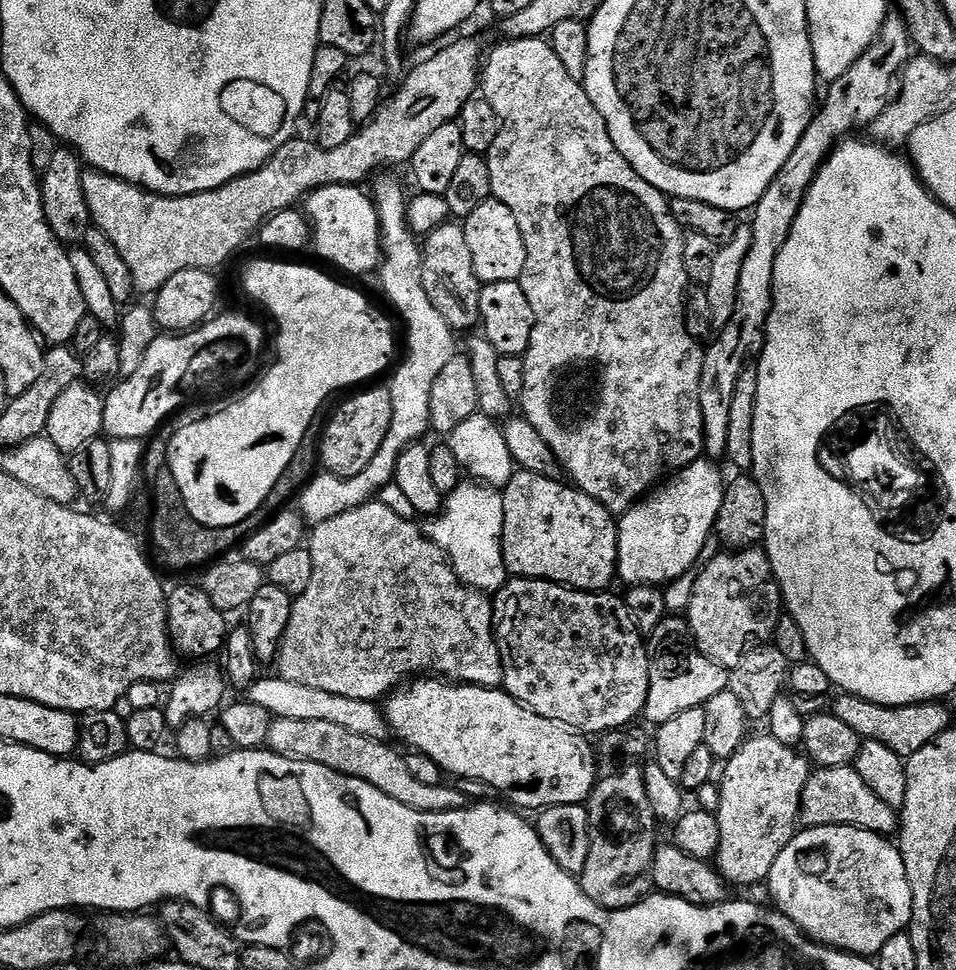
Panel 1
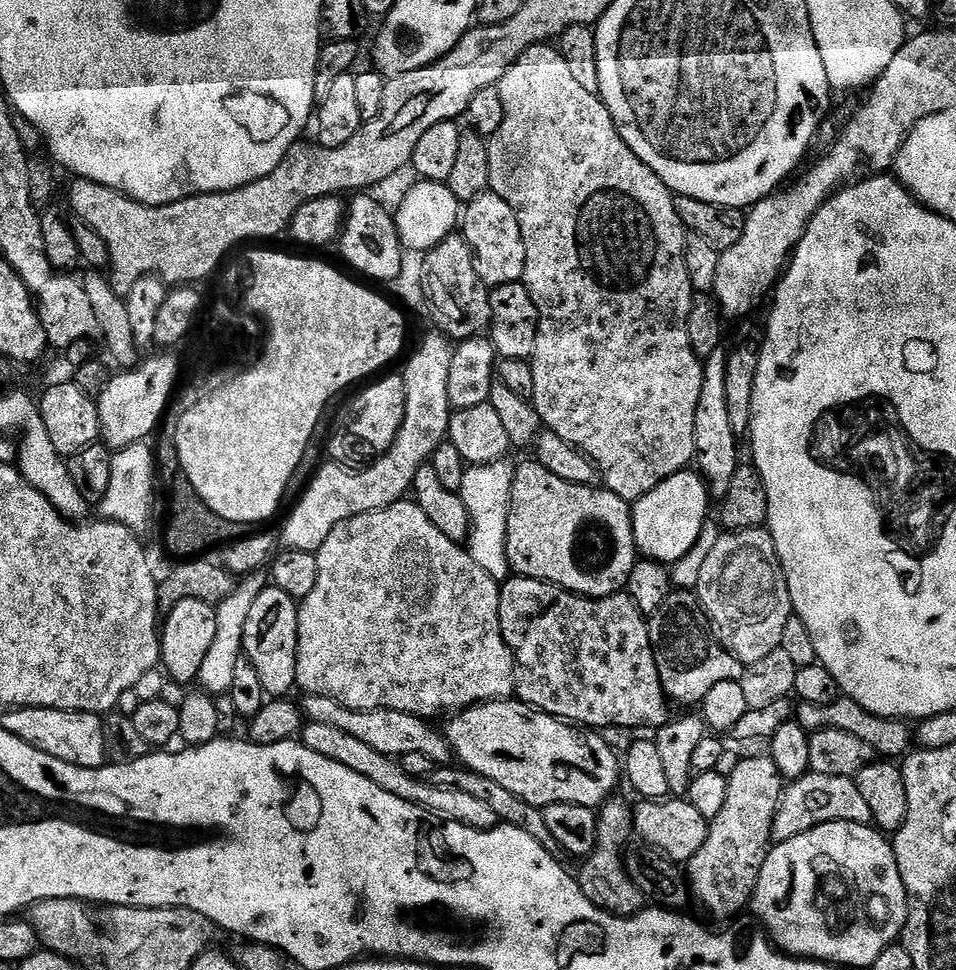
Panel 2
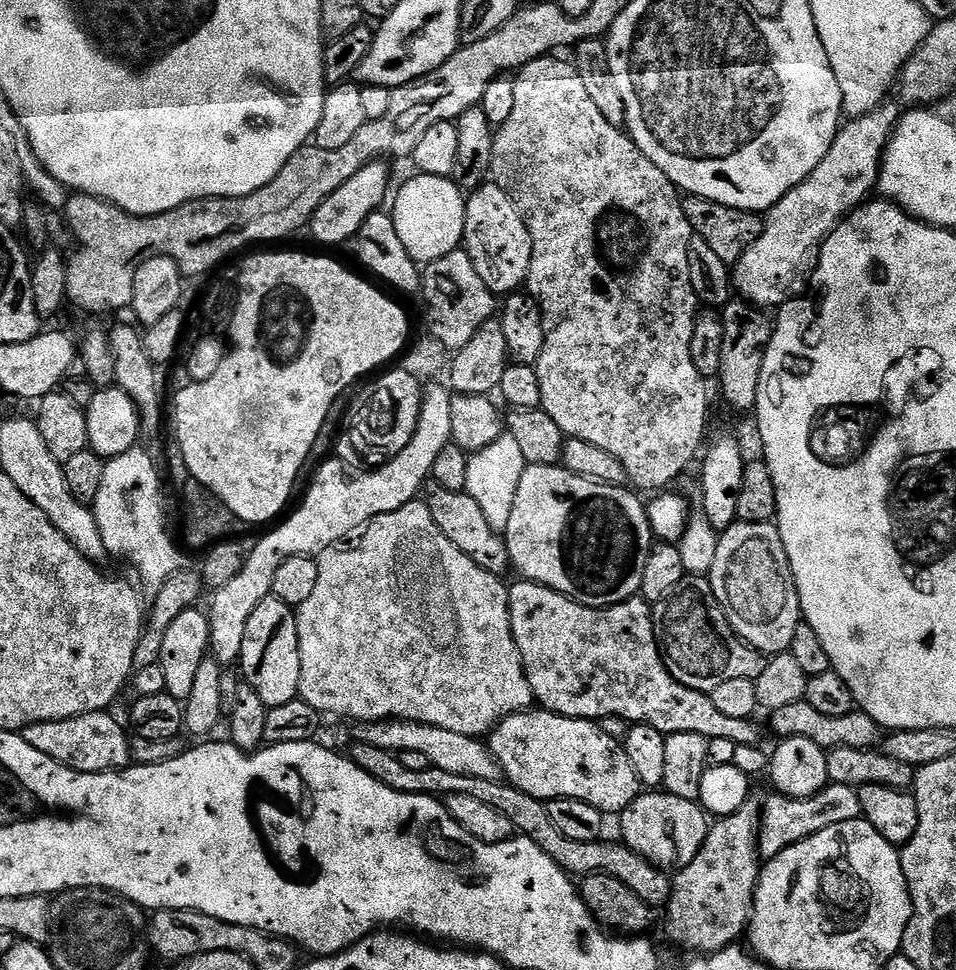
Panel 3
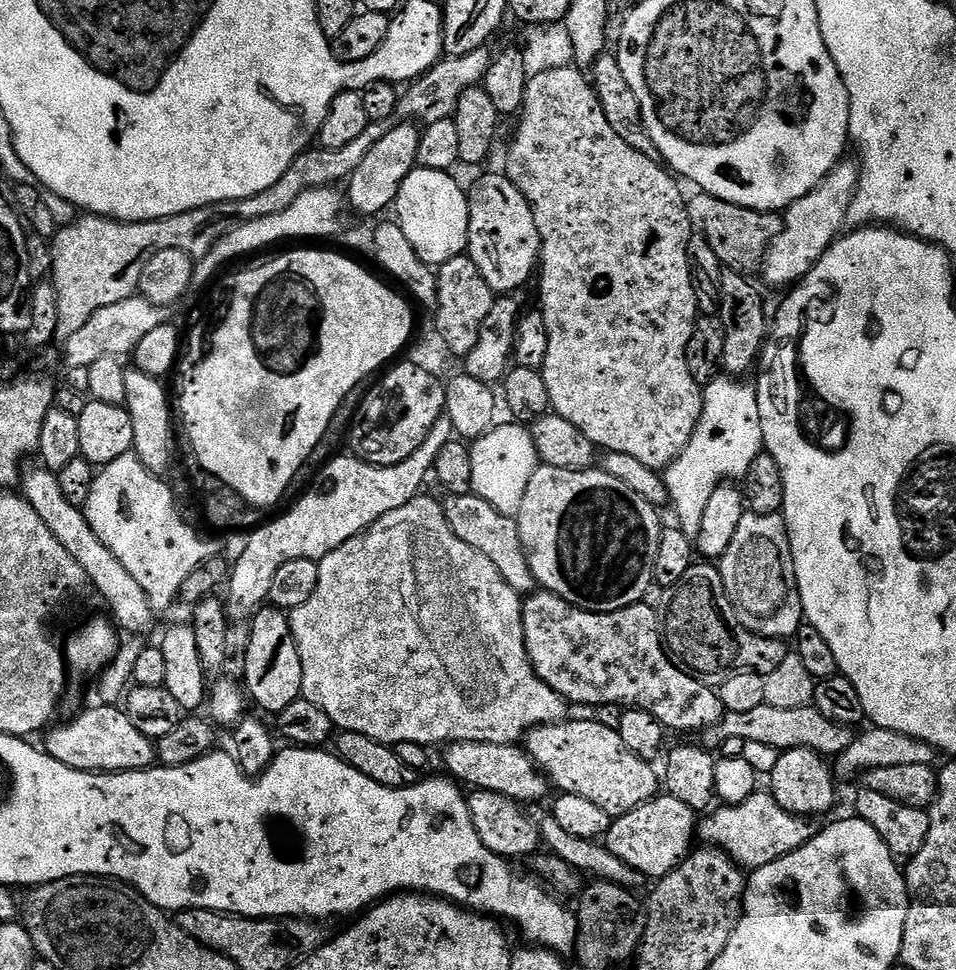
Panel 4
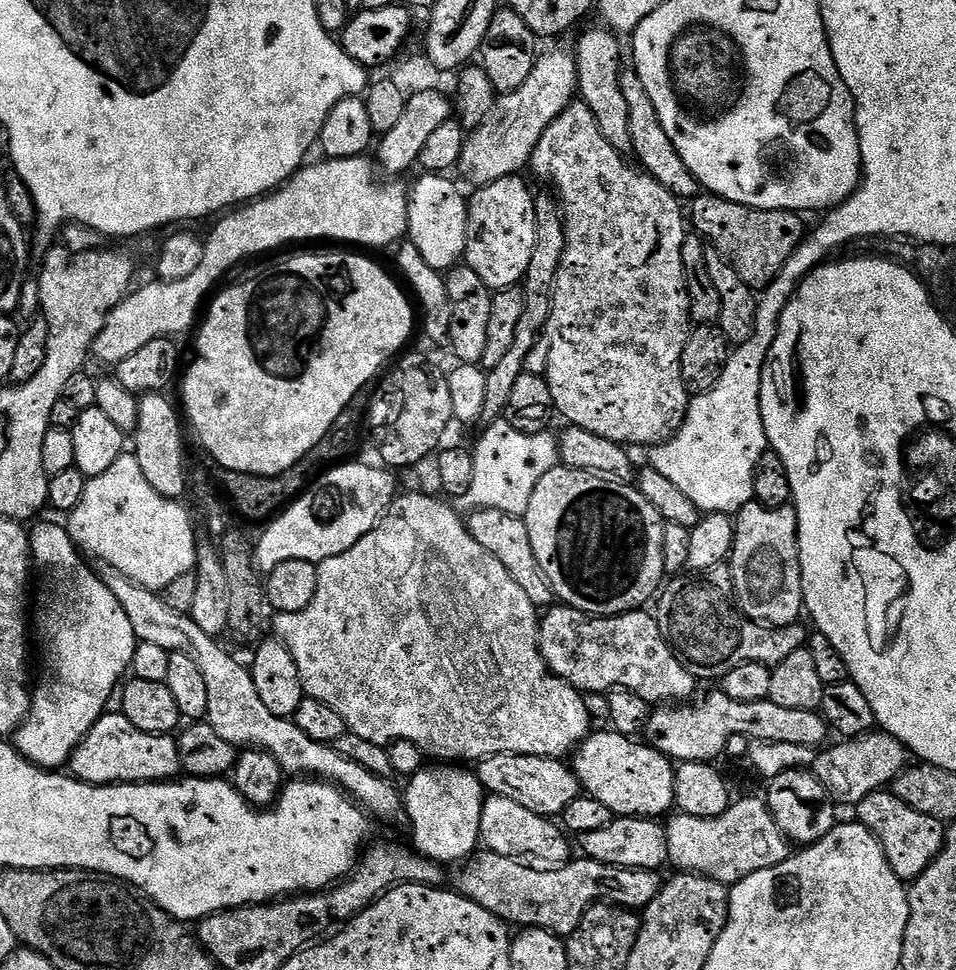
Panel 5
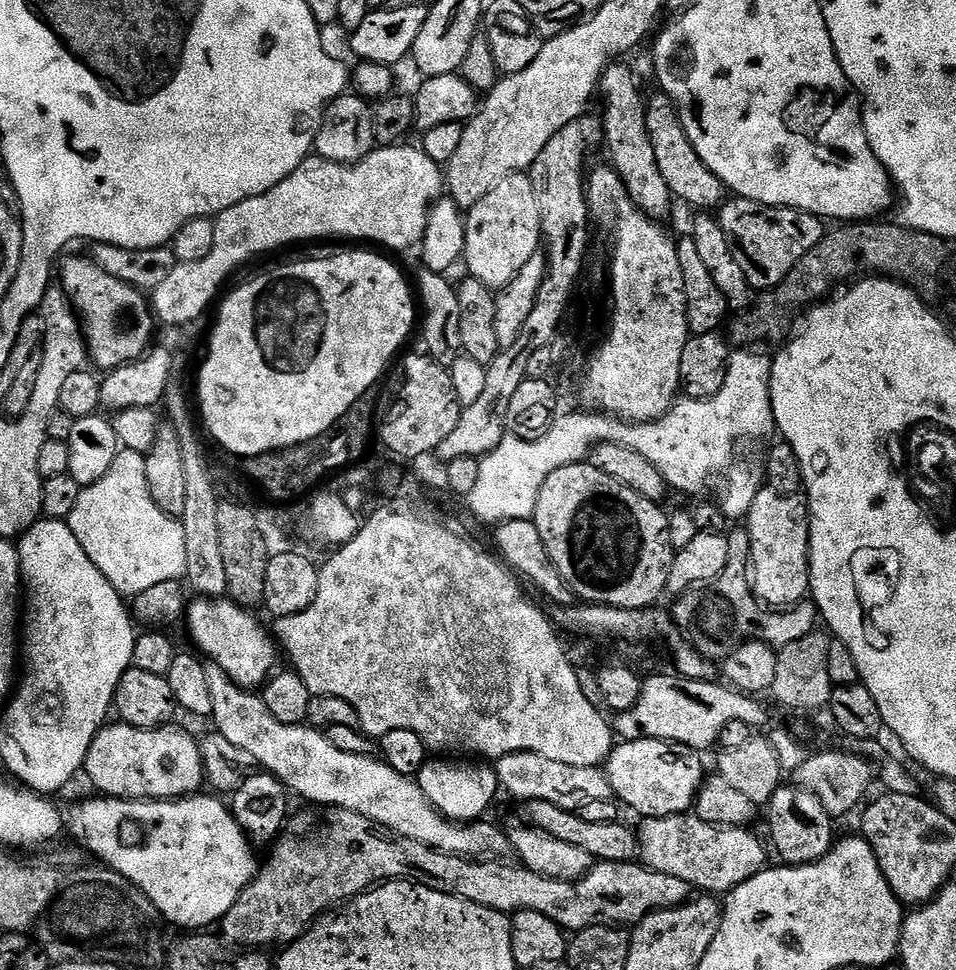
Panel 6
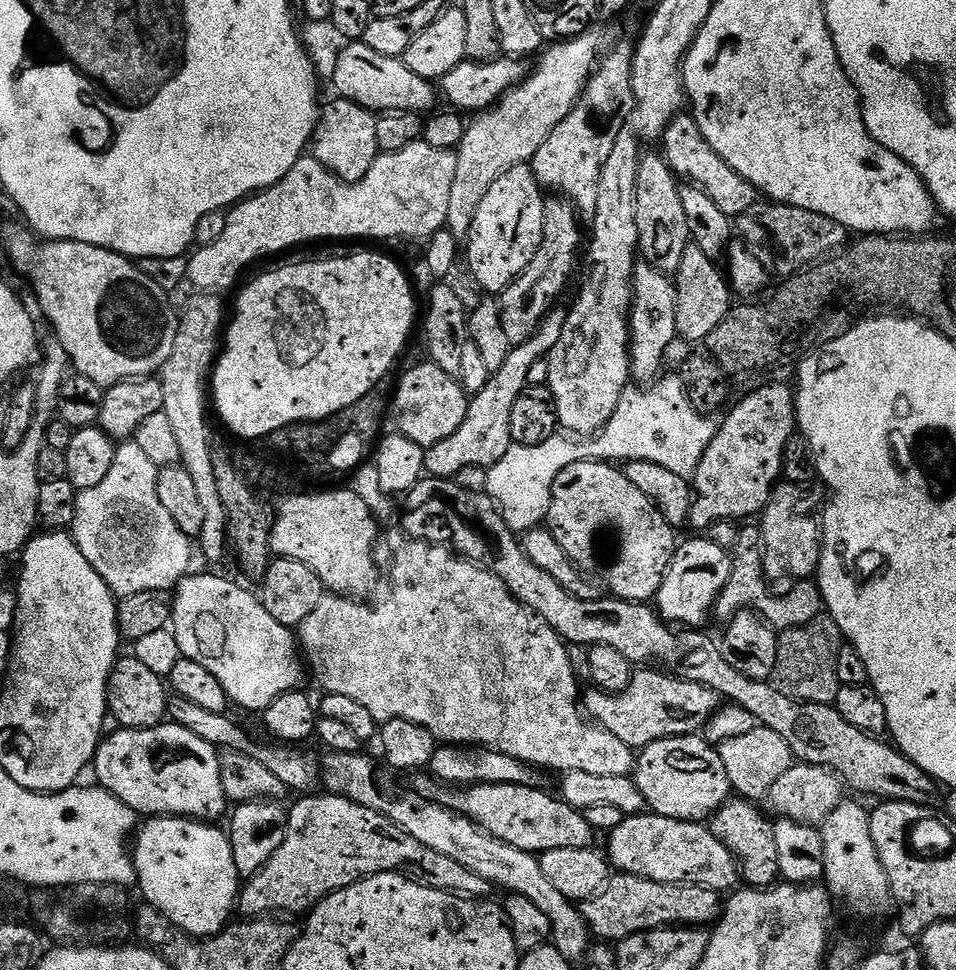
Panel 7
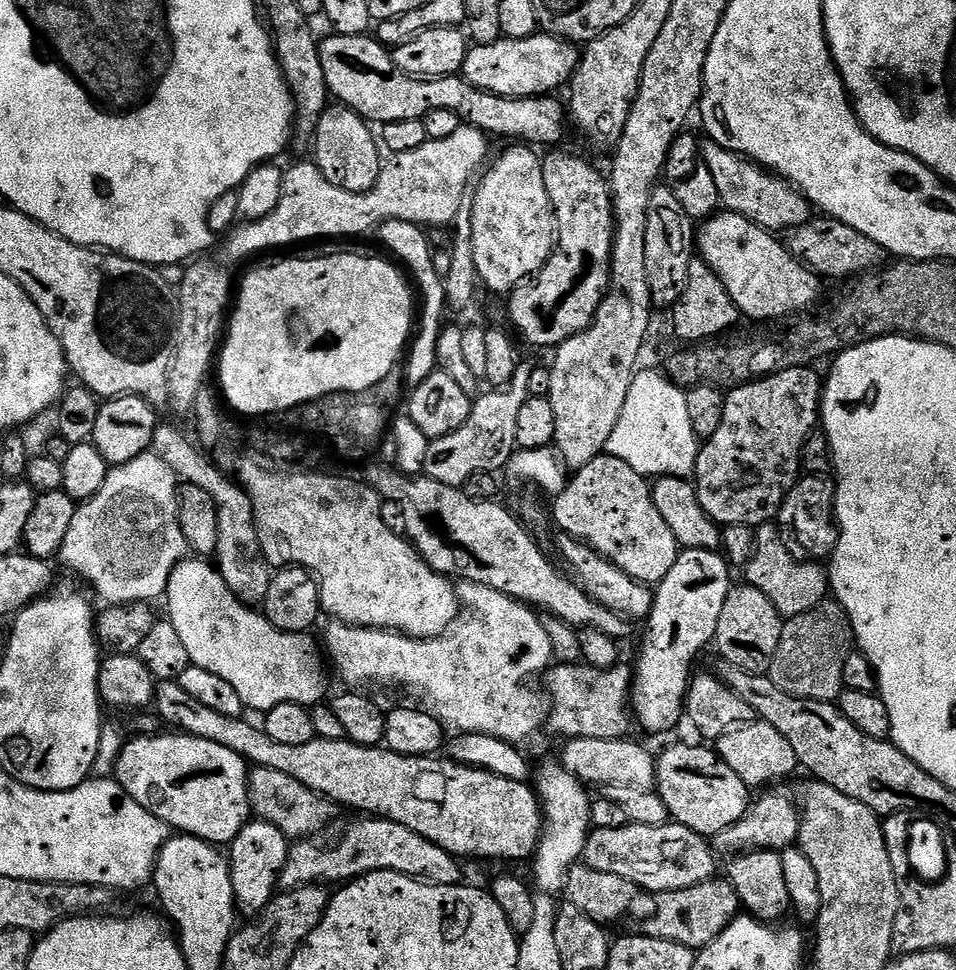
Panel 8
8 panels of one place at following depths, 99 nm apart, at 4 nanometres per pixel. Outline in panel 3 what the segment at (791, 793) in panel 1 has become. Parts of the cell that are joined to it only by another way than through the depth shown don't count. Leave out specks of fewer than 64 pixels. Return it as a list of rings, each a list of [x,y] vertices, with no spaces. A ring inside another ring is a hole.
[[[750,798],[739,806],[736,813],[719,817],[709,827],[702,850],[694,854],[694,862],[672,876],[672,893],[666,905],[666,913],[668,912],[668,936],[674,943],[681,944],[684,948],[693,948],[693,953],[696,954],[711,954],[733,947],[743,932],[745,935],[752,919],[752,902],[756,898],[756,883],[760,881],[762,867],[762,857],[758,851],[761,811],[761,801]]]

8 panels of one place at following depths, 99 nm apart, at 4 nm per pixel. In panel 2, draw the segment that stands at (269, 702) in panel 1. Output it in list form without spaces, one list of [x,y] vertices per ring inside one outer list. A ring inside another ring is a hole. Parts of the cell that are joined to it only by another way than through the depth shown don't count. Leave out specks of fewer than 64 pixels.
[[[305,695],[302,700],[302,711],[311,722],[322,722],[322,726],[335,726],[358,738],[365,746],[378,750],[378,754],[386,754],[393,758],[399,758],[406,754],[423,754],[430,758],[433,766],[444,766],[453,759],[452,748],[443,731],[438,727],[431,728],[429,721],[423,716],[406,714],[402,710],[390,710],[379,708],[378,710],[350,710],[338,702],[334,702],[325,696]]]

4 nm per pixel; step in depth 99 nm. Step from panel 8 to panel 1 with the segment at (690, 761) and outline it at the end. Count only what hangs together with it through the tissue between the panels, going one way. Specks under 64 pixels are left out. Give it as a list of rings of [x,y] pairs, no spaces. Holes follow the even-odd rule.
[[[416,678],[391,693],[383,701],[382,709],[391,735],[397,736],[405,749],[434,758],[449,777],[486,782],[501,797],[505,796],[505,801],[513,800],[508,802],[517,809],[543,810],[559,804],[584,804],[596,788],[596,752],[588,741],[591,739],[564,724],[542,718],[500,688],[458,684],[443,678]]]

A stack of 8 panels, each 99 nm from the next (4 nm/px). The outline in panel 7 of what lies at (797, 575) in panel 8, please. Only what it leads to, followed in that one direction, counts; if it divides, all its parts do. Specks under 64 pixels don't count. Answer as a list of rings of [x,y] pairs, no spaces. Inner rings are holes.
[[[759,527],[740,528],[738,542],[733,546],[730,553],[732,557],[732,569],[729,581],[717,597],[714,607],[714,616],[721,622],[727,622],[741,610],[755,610],[763,616],[773,628],[783,630],[785,628],[797,628],[814,622],[825,611],[824,599],[820,593],[819,583],[815,579],[795,581],[785,596],[768,596],[769,581],[764,575],[762,563],[762,541]]]

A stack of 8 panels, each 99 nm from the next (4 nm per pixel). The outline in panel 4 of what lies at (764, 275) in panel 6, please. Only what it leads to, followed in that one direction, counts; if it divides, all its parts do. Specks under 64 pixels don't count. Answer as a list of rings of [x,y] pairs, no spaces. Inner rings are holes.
[[[696,192],[687,199],[688,220],[693,229],[704,235],[712,250],[727,271],[754,275],[761,269],[764,256],[774,238],[784,229],[783,215],[777,212],[762,212],[740,207],[737,204],[714,198],[708,193]]]

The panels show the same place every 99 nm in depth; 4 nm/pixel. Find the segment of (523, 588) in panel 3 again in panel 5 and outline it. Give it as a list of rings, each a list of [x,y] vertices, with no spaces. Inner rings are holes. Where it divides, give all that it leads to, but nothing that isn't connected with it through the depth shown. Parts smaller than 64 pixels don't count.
[[[553,606],[540,616],[540,653],[553,676],[562,678],[582,694],[609,693],[614,688],[625,688],[653,706],[668,706],[673,702],[688,702],[697,695],[698,681],[688,671],[685,661],[676,655],[664,640],[655,615],[647,611],[624,612],[621,616],[588,616],[576,608]]]

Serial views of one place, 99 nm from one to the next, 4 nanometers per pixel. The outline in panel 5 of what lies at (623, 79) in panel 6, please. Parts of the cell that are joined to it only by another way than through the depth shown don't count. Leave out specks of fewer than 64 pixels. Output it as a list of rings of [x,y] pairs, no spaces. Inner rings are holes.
[[[607,27],[592,28],[580,36],[574,47],[576,58],[576,86],[579,99],[594,114],[598,122],[598,130],[602,130],[602,138],[614,146],[614,150],[625,154],[631,153],[632,138],[630,136],[630,106],[626,106],[626,97],[622,94],[620,73],[620,44],[617,33]]]

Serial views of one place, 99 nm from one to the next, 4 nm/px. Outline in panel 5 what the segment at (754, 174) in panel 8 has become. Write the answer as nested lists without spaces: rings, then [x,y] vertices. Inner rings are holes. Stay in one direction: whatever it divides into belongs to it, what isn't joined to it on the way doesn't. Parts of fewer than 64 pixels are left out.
[[[624,70],[620,73],[620,81],[622,94],[626,97],[626,106],[630,106],[632,149],[643,171],[649,172],[658,182],[662,182],[662,186],[666,186],[666,190],[670,190],[670,194],[674,194],[682,202],[691,201],[701,195],[701,186],[694,178],[694,174],[690,174],[690,166],[682,162],[682,154],[674,150],[674,142],[670,142],[666,130],[662,130],[662,122],[658,120],[658,114],[646,94],[646,86],[642,86],[642,78],[638,78],[634,70]]]

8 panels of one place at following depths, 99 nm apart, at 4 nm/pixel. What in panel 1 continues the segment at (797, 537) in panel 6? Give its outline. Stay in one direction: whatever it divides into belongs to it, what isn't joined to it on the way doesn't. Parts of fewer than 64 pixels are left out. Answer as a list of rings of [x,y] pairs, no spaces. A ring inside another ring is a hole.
[[[760,546],[743,550],[724,550],[711,562],[703,565],[699,569],[694,594],[686,609],[688,627],[692,629],[692,638],[700,653],[729,670],[735,668],[753,642],[768,642],[775,637],[781,615],[780,583],[776,581],[767,552]]]

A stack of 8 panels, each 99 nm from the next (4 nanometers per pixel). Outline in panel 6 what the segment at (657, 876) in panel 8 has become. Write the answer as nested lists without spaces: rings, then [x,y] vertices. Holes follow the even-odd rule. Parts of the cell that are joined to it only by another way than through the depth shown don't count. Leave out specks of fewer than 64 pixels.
[[[695,814],[683,816],[663,816],[662,818],[648,818],[638,828],[638,860],[645,868],[671,874],[674,878],[682,878],[682,882],[691,884],[693,889],[704,894],[727,894],[737,888],[742,882],[754,878],[763,872],[769,863],[765,841],[755,836],[751,827],[720,828],[716,824],[707,824],[698,819]]]

